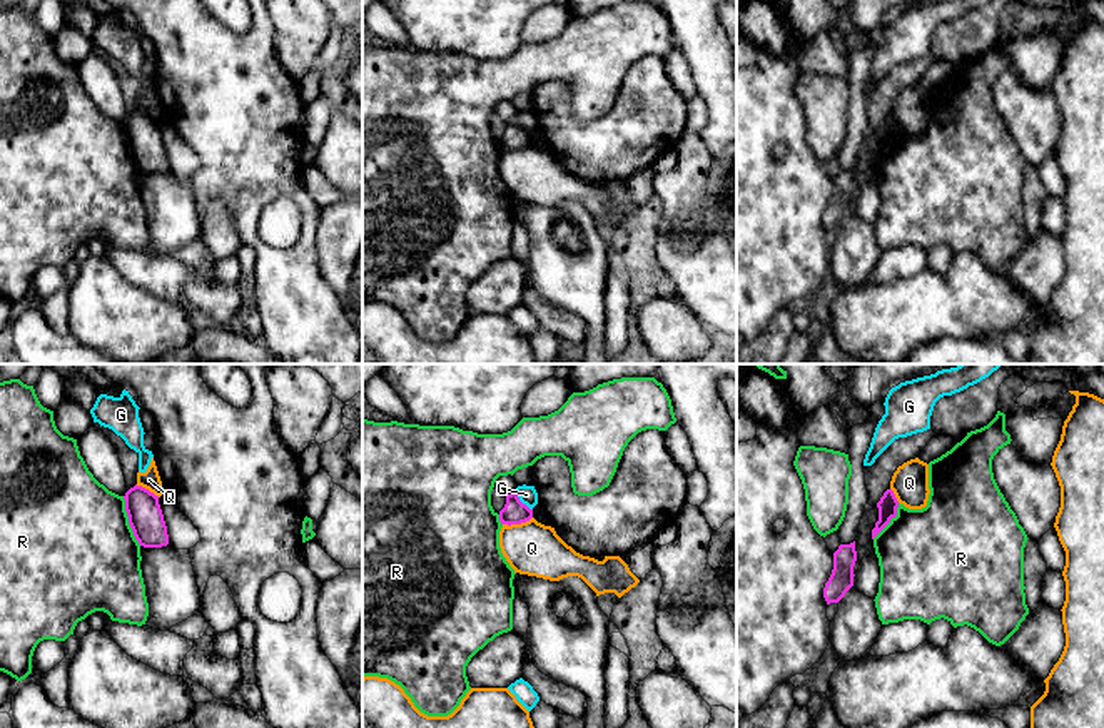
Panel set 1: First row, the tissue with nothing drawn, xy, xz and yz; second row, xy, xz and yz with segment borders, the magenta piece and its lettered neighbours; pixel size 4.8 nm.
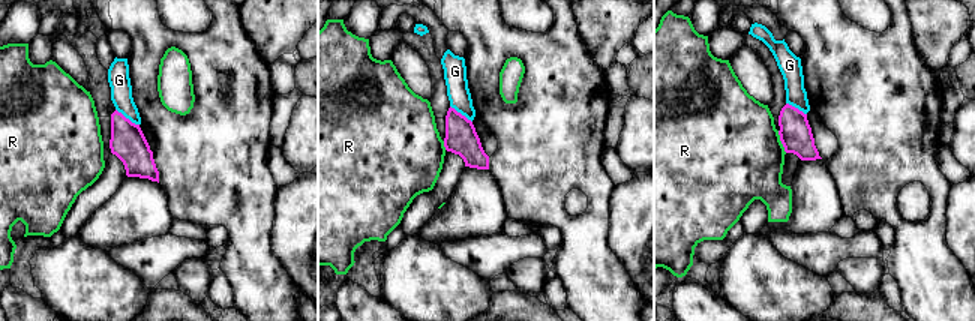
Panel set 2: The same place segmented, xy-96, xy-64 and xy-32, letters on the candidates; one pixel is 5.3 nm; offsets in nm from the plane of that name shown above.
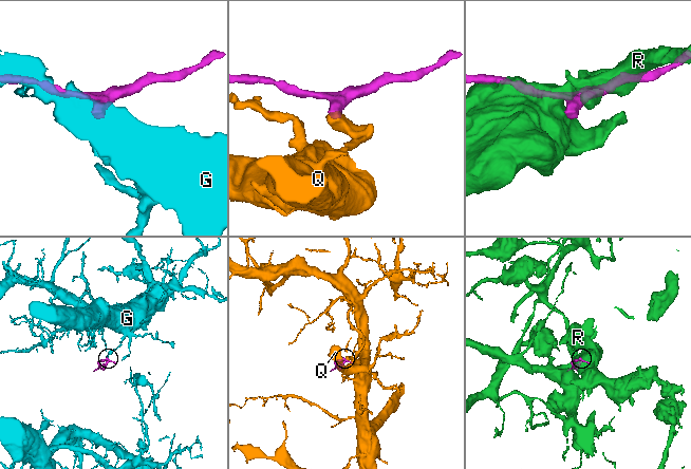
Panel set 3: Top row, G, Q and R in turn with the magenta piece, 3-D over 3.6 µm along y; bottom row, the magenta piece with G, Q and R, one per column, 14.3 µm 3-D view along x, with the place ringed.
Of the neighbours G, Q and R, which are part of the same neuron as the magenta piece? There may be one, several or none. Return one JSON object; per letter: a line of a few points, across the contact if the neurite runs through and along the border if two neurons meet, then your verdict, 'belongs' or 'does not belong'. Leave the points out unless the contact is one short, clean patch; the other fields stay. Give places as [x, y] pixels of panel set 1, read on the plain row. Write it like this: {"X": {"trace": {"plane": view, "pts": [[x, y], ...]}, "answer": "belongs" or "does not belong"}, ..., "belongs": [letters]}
{"G": {"trace": {"plane": "xz", "pts": [[515, 117], [531, 136]]}, "answer": "does not belong"}, "Q": {"answer": "does not belong"}, "R": {"answer": "does not belong"}, "belongs": []}

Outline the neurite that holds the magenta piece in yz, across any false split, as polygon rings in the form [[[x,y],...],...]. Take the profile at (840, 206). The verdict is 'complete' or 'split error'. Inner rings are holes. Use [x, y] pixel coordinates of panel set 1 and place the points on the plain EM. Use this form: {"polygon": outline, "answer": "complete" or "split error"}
{"polygon": [[[855,167],[850,170],[840,170],[838,175],[833,179],[833,195],[823,214],[823,224],[827,230],[838,229],[853,212],[855,187]]], "answer": "complete"}

